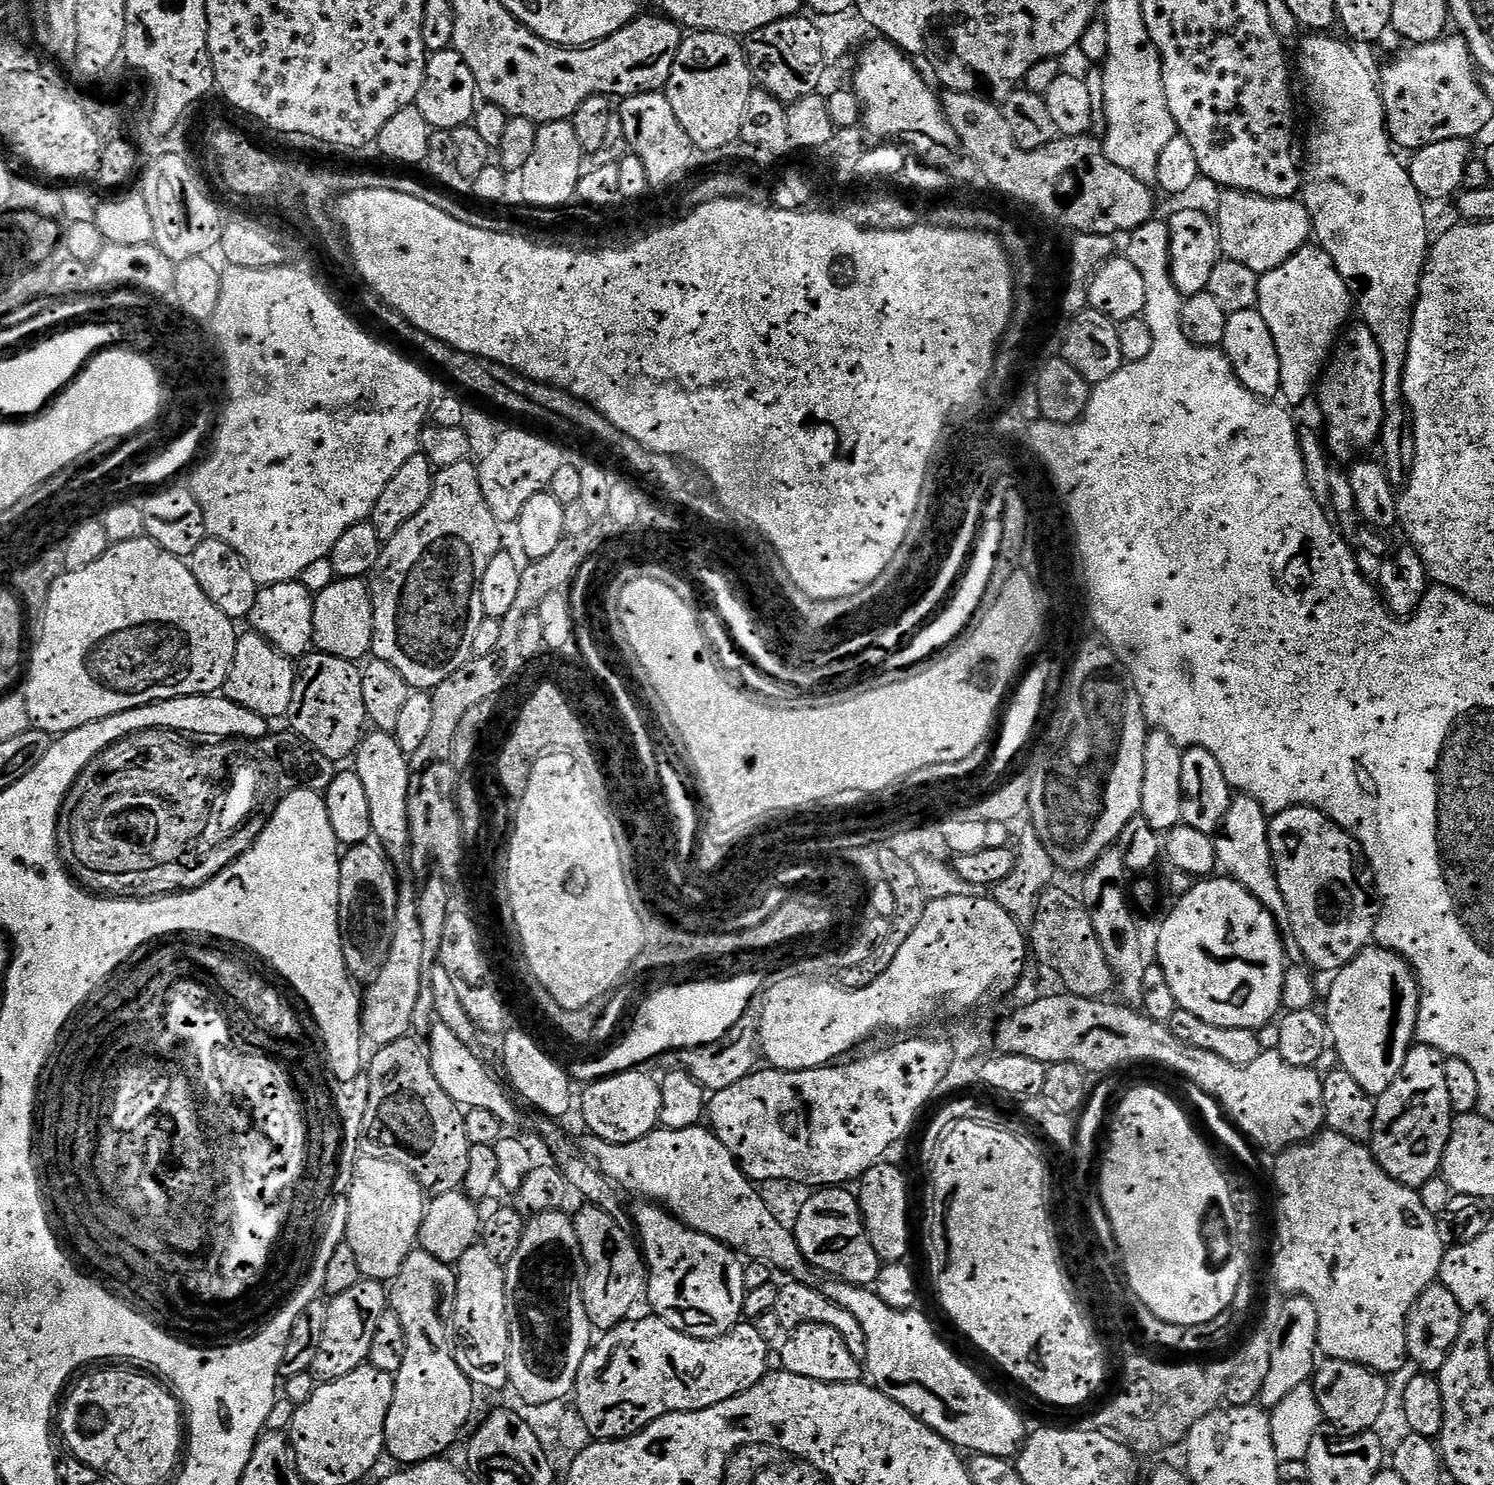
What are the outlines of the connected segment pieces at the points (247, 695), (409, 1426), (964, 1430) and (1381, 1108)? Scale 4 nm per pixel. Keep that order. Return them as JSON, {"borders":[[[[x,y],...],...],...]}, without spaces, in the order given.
{"borders":[[[[245,630],[240,636],[240,641],[237,644],[235,641],[231,649],[230,663],[232,669],[222,689],[225,700],[234,702],[269,722],[275,722],[279,716],[287,717],[293,711],[298,699],[296,694],[298,668],[297,665],[296,668],[292,665],[295,664],[293,657],[284,656],[266,637]]],[[[413,1250],[402,1262],[402,1270],[390,1284],[390,1308],[398,1314],[402,1330],[406,1334],[406,1358],[402,1358],[402,1370],[395,1372],[394,1402],[386,1418],[384,1447],[387,1455],[397,1460],[397,1465],[411,1466],[423,1460],[443,1457],[444,1452],[460,1436],[460,1431],[472,1416],[472,1392],[474,1386],[462,1374],[456,1361],[454,1340],[450,1335],[452,1308],[456,1304],[456,1274],[453,1265],[434,1258],[434,1254]]],[[[835,1278],[825,1281],[822,1291],[826,1298],[850,1310],[850,1314],[858,1318],[862,1332],[866,1334],[866,1376],[869,1376],[867,1379],[879,1392],[885,1392],[891,1400],[910,1410],[910,1414],[918,1417],[925,1426],[934,1430],[957,1450],[1003,1460],[1012,1460],[1019,1455],[1026,1439],[1026,1429],[1024,1430],[1024,1420],[1016,1413],[1015,1406],[1007,1404],[970,1365],[963,1364],[944,1345],[944,1340],[936,1333],[935,1326],[920,1313],[920,1310],[899,1312],[886,1306],[886,1302],[882,1302],[882,1298],[878,1298],[871,1287],[848,1284]]],[[[1413,1043],[1397,1080],[1375,1097],[1376,1113],[1370,1147],[1390,1178],[1419,1190],[1441,1171],[1446,1142],[1452,1133],[1454,1113],[1446,1086],[1446,1057],[1434,1046]]]]}

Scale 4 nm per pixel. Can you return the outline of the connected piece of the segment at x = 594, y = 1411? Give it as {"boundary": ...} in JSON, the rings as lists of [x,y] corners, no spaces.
{"boundary":[[[655,1314],[647,1315],[641,1320],[623,1320],[616,1328],[607,1329],[601,1335],[604,1337],[601,1340],[599,1337],[593,1343],[586,1358],[582,1358],[582,1370],[578,1370],[576,1379],[574,1405],[593,1441],[627,1440],[671,1412],[697,1412],[718,1406],[718,1402],[741,1396],[769,1375],[770,1345],[762,1338],[762,1334],[758,1334],[755,1323],[741,1322],[718,1338],[699,1340],[674,1330]]]}

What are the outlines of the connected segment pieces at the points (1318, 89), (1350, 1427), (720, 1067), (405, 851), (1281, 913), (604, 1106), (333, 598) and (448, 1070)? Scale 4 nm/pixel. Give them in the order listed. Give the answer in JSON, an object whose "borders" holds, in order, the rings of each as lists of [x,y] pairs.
{"borders":[[[[1308,34],[1308,37],[1304,40],[1304,45],[1300,48],[1300,72],[1304,75],[1304,80],[1308,83],[1308,96],[1312,99],[1312,108],[1316,111],[1316,125],[1312,128],[1312,133],[1308,136],[1308,160],[1306,156],[1306,183],[1303,185],[1302,188],[1302,203],[1306,205],[1308,208],[1308,215],[1312,217],[1312,226],[1314,229],[1314,240],[1319,247],[1322,247],[1326,250],[1326,254],[1330,254],[1330,258],[1334,262],[1334,266],[1338,270],[1338,274],[1342,274],[1342,278],[1348,284],[1349,289],[1354,293],[1354,300],[1355,303],[1358,305],[1358,312],[1360,308],[1360,312],[1362,315],[1362,322],[1368,329],[1372,331],[1374,334],[1374,338],[1378,338],[1378,348],[1382,350],[1382,362],[1384,363],[1384,431],[1381,432],[1379,443],[1382,445],[1384,444],[1384,456],[1382,455],[1382,463],[1385,468],[1388,469],[1388,477],[1392,479],[1392,483],[1400,486],[1407,481],[1411,471],[1412,471],[1412,464],[1416,461],[1416,435],[1413,432],[1412,422],[1409,416],[1409,413],[1406,411],[1405,405],[1402,403],[1404,399],[1404,367],[1406,366],[1406,358],[1408,357],[1408,351],[1410,350],[1410,334],[1412,333],[1412,312],[1416,308],[1416,299],[1418,298],[1418,294],[1420,293],[1420,279],[1424,277],[1424,265],[1428,262],[1428,254],[1430,251],[1430,236],[1428,240],[1428,220],[1424,217],[1424,207],[1426,207],[1425,201],[1421,198],[1418,194],[1418,190],[1414,186],[1414,182],[1412,181],[1412,176],[1408,173],[1405,161],[1400,161],[1398,157],[1395,156],[1397,153],[1394,151],[1394,145],[1388,135],[1388,125],[1384,123],[1384,99],[1382,98],[1382,94],[1380,93],[1380,85],[1378,83],[1378,76],[1375,71],[1371,72],[1368,69],[1368,64],[1366,61],[1363,60],[1362,57],[1359,56],[1358,53],[1355,52],[1354,49],[1351,48],[1353,45],[1351,43],[1343,44],[1340,40],[1335,40],[1334,35],[1332,34]]],[[[1325,1359],[1317,1367],[1310,1383],[1318,1398],[1324,1420],[1335,1427],[1338,1433],[1349,1437],[1373,1431],[1382,1415],[1388,1388],[1388,1381],[1381,1373],[1345,1360]]],[[[749,1010],[738,1022],[734,1022],[734,1026],[722,1038],[703,1044],[701,1048],[681,1048],[678,1052],[663,1052],[648,1061],[646,1068],[652,1074],[682,1070],[693,1076],[709,1093],[726,1090],[726,1086],[742,1082],[742,1078],[746,1078],[757,1067],[759,1039],[760,1022],[757,1013]]],[[[372,730],[360,741],[360,747],[354,756],[355,760],[354,770],[362,778],[369,798],[375,839],[388,851],[389,860],[407,861],[412,842],[411,819],[408,817],[408,795],[412,782],[410,756],[403,752],[393,733]]],[[[1237,793],[1232,799],[1230,810],[1227,811],[1227,816],[1214,842],[1216,857],[1217,863],[1227,871],[1225,873],[1239,882],[1244,889],[1250,890],[1270,910],[1280,930],[1286,932],[1291,929],[1289,908],[1286,906],[1281,886],[1278,885],[1273,852],[1270,850],[1269,819],[1268,814],[1262,810],[1261,804],[1256,799],[1244,793]]],[[[644,1070],[615,1072],[603,1080],[594,1080],[579,1097],[588,1132],[608,1144],[638,1142],[656,1131],[660,1124],[662,1094],[655,1075]]],[[[336,578],[330,586],[315,593],[312,643],[319,651],[343,660],[363,661],[372,650],[373,630],[372,594],[363,579]]],[[[441,1022],[431,1025],[426,1036],[428,1053],[430,1054],[430,1066],[434,1070],[434,1078],[438,1078],[438,1086],[454,1098],[454,1102],[461,1108],[477,1108],[478,1110],[489,1110],[496,1114],[498,1120],[506,1126],[512,1126],[518,1120],[518,1108],[508,1098],[505,1090],[492,1078],[488,1068],[471,1052],[469,1045],[464,1043],[458,1035]]]]}

